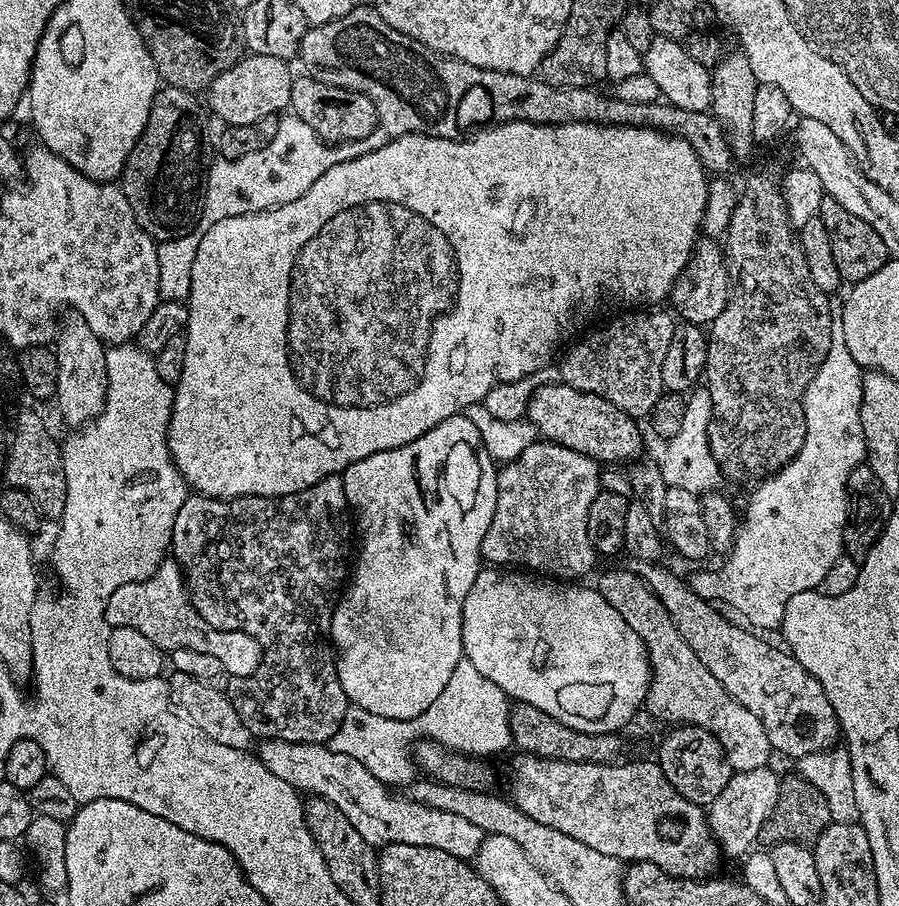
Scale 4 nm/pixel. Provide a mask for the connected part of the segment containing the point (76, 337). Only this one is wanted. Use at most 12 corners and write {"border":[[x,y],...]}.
{"border":[[82,317],[54,337],[54,404],[92,422],[107,398],[105,345]]}

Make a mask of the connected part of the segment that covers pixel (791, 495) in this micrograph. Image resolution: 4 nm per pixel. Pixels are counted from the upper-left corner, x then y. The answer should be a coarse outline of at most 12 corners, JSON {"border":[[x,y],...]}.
{"border":[[839,322],[806,434],[759,481],[698,598],[779,629],[844,552],[868,451],[862,367]]}

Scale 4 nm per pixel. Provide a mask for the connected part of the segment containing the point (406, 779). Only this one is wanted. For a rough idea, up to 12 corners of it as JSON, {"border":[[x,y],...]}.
{"border":[[469,660],[420,716],[349,706],[326,746],[386,786],[418,776],[436,740],[488,758],[509,747],[509,696]]}

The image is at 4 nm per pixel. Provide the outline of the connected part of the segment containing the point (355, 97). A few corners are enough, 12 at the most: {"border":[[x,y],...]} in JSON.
{"border":[[292,81],[290,112],[333,146],[378,127],[366,94]]}

